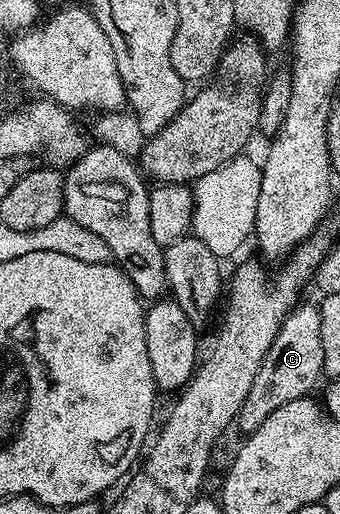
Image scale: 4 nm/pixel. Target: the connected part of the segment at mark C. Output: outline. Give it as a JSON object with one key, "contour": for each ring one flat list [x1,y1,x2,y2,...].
{"contour":[[301,301,293,306,292,311,280,325,278,336,274,336,274,344,266,352,262,360,262,368,258,368,258,376,254,376,254,384,250,384,250,392,246,392,246,400,238,415,238,426,244,429,245,435,253,434,270,416,270,412,282,408,282,404,290,404,290,400,307,398,313,393,316,385,321,385,320,378,324,374,324,353,322,352,322,316,319,305,315,301]]}

